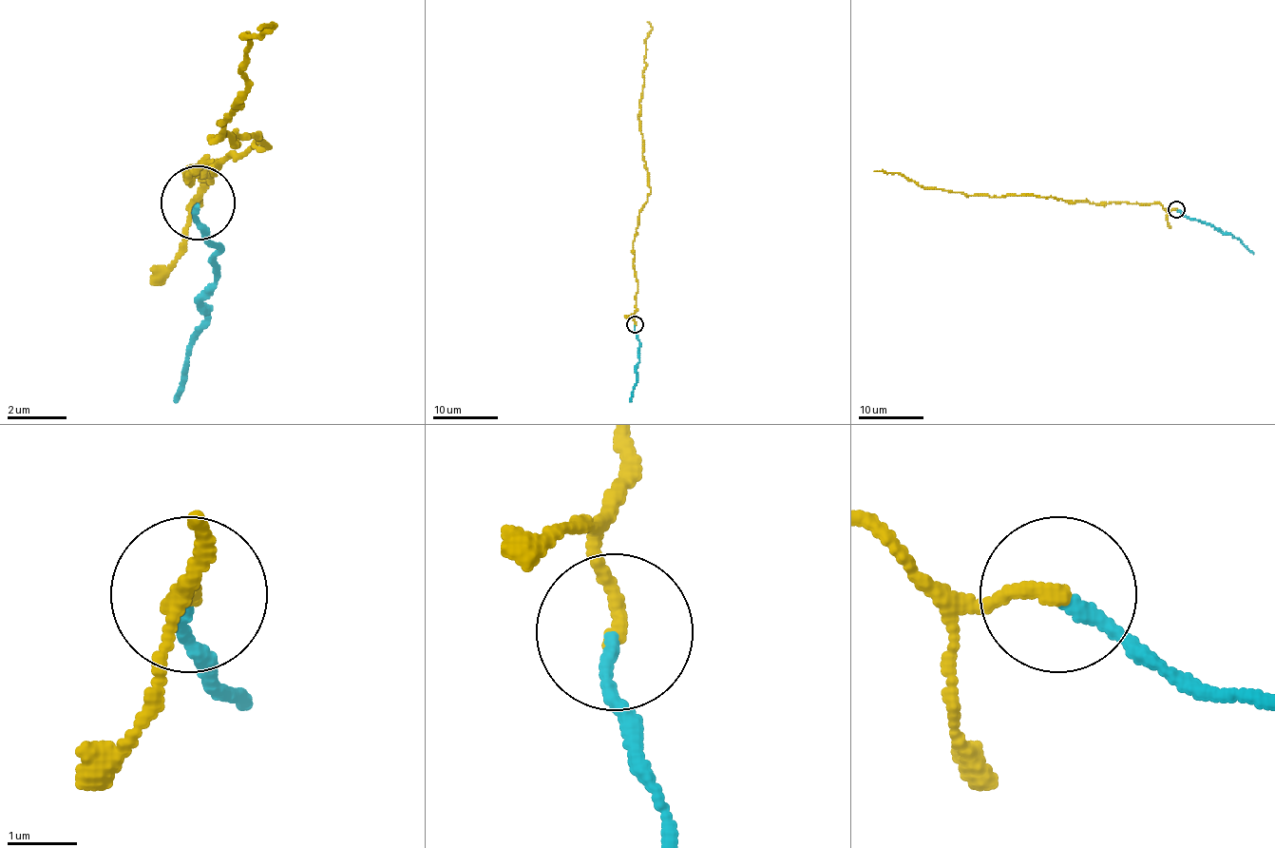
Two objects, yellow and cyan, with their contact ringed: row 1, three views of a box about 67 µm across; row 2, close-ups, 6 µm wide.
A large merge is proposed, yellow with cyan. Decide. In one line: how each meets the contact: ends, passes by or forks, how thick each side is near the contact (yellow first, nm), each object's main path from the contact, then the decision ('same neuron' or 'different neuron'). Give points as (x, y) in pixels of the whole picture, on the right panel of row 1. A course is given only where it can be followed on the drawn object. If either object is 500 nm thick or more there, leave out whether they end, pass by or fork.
yellow ends there; cyan ends there; 240 nm thick on the yellow side, 170 nm on the other; yellow runs (1177, 210), (1166, 210), (1159, 203), (964, 195), (927, 189), (897, 173), (874, 171); cyan runs (1177, 210), (1237, 238), (1253, 254); same neuron

